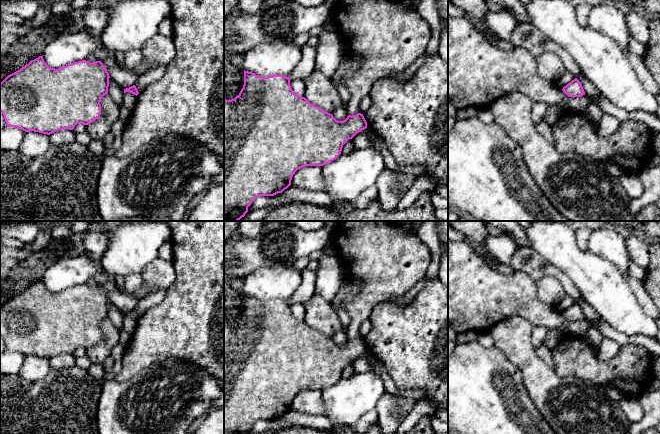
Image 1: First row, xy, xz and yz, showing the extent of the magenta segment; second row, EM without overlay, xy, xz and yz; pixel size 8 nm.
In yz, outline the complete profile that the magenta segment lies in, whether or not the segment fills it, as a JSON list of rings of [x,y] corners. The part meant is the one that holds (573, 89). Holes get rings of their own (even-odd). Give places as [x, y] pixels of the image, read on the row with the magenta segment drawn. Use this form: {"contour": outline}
{"contour": [[[577,78],[564,86],[562,91],[569,97],[580,97],[585,95],[582,84]]]}

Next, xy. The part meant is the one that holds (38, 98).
{"contour": [[[39,56],[0,83],[0,112],[7,126],[25,132],[35,131],[50,135],[58,130],[73,130],[77,124],[88,125],[100,117],[100,101],[108,94],[109,78],[109,73],[101,61],[90,63],[82,60],[55,69],[45,63],[43,56]]]}

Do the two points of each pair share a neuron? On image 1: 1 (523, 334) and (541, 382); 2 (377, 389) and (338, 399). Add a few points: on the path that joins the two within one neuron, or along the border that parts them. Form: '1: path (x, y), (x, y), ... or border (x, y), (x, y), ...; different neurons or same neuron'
1: path (523, 346), (523, 356), (534, 370); same neuron
2: path (367, 389), (348, 399); same neuron

